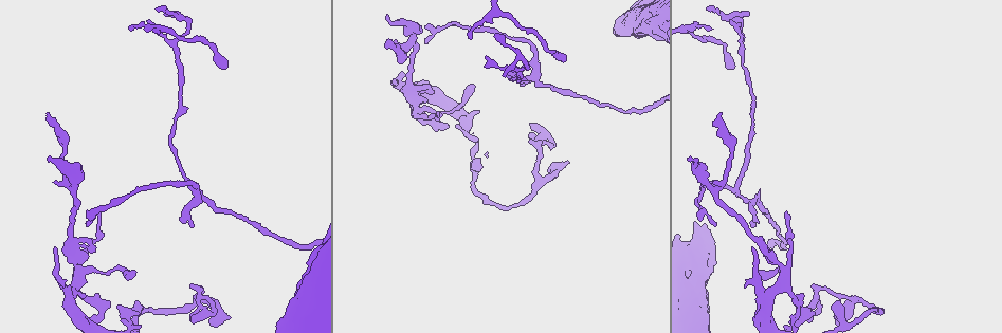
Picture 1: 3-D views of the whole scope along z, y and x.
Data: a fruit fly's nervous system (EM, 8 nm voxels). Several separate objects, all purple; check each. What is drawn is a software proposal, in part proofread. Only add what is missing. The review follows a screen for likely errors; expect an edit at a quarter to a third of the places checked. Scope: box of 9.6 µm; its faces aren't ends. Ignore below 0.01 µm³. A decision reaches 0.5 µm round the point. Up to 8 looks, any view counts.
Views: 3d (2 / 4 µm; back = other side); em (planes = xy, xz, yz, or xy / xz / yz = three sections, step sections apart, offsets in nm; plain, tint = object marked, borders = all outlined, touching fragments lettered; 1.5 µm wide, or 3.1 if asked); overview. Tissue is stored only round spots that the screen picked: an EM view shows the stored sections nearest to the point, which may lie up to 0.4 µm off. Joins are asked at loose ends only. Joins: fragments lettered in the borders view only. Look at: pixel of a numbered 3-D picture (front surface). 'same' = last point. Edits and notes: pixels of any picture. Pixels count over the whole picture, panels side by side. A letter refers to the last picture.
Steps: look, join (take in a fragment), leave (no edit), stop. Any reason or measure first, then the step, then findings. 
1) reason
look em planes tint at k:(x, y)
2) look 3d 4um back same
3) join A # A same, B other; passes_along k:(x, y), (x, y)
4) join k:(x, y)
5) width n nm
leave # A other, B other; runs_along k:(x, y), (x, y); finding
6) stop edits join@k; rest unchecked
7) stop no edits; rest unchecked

look em xz step 8 borders at 1:(719, 113)

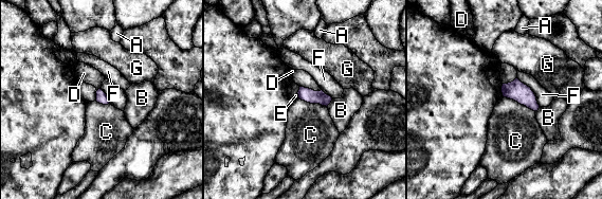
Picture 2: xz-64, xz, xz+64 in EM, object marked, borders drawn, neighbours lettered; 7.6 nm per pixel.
cut it another way
look em planes borders same

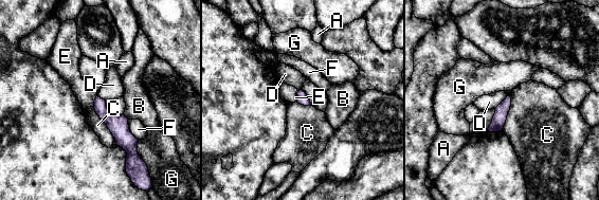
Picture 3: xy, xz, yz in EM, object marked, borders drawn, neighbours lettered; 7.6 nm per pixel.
longest_contact C 360 nm
leave # A other, B other, C other, D other, E other, F other, G other; border 3:(509, 95), (494, 108); none of them fits

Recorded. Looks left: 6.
thin end
look em planes borders at 1:(89, 225)

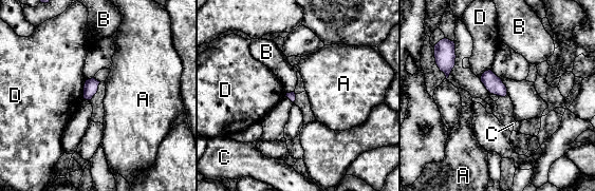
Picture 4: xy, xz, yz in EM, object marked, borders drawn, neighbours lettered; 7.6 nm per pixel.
leave # A other, B other, C other, D other; border 4:(454, 41), (456, 64), (446, 78); none of them fits

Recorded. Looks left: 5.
branch stops here
look 3d 2um at 1:(226, 66)

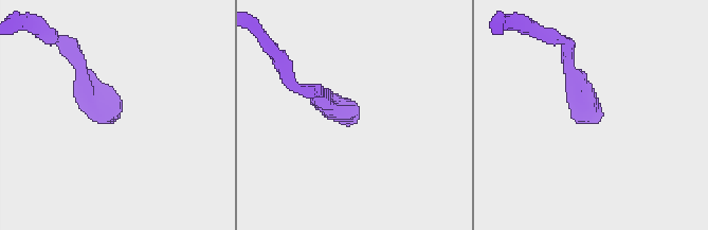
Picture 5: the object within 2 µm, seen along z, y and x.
now the EM
look em xz step 4 tint at 5:(353, 121)

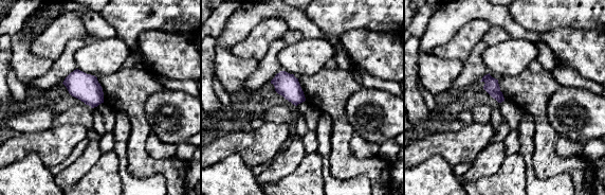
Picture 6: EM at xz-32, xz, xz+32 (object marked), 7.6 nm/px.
another direction
look em yz step 4 borders same

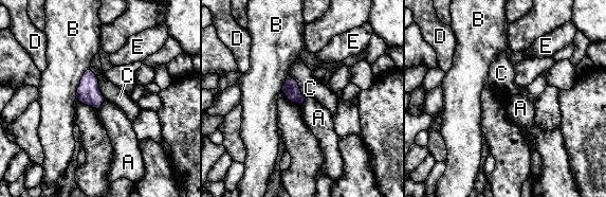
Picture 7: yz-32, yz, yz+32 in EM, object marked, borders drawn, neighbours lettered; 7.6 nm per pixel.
leave # A other, B other, C other, D other, E other; border 7:(105, 99), (98, 109); no lettered fragment goes on from it

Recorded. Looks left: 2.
stop no edits; rest unchecked

